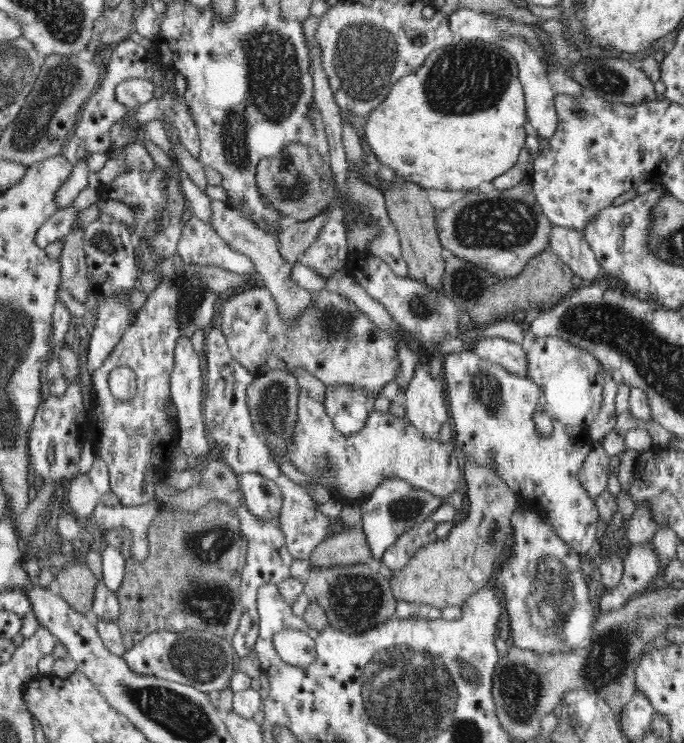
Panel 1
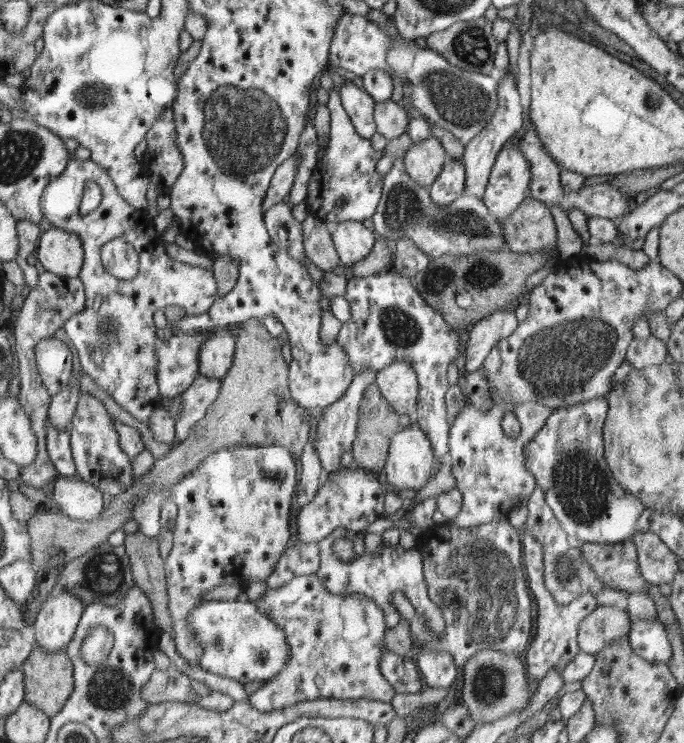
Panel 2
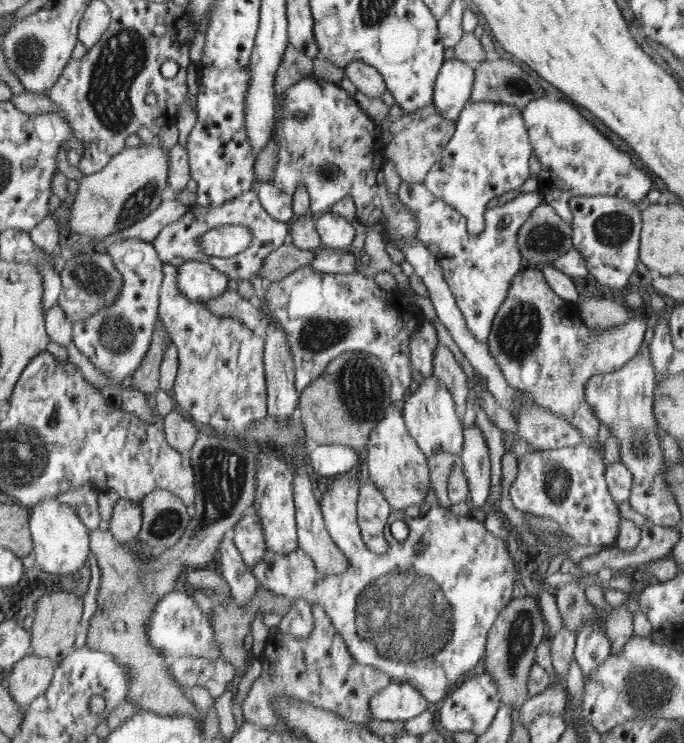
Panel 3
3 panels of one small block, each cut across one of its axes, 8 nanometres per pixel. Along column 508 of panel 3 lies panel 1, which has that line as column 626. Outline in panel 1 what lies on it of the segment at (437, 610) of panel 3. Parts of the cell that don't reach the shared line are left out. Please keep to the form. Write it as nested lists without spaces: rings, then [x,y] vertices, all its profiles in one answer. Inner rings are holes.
[[[636,544],[628,550],[626,558],[623,558],[624,571],[622,582],[615,587],[607,589],[598,602],[598,608],[606,614],[616,610],[634,598],[634,594],[650,588],[658,576],[661,576],[660,558],[655,549],[655,544]]]

